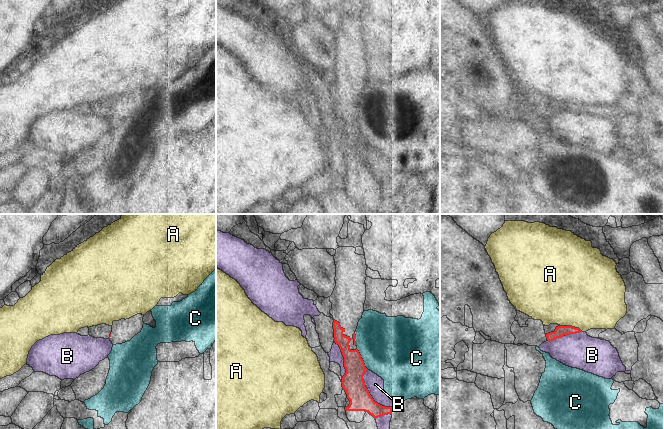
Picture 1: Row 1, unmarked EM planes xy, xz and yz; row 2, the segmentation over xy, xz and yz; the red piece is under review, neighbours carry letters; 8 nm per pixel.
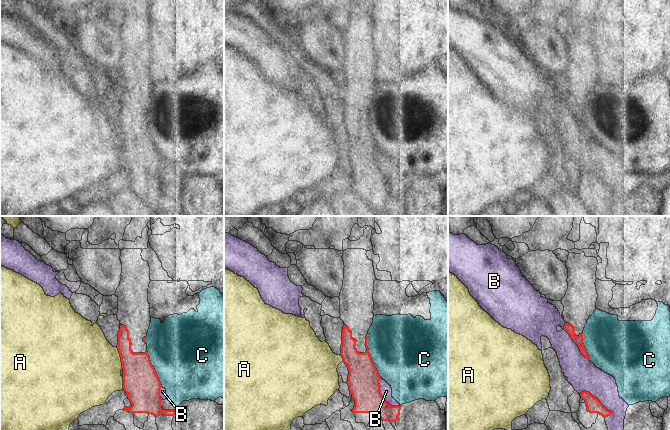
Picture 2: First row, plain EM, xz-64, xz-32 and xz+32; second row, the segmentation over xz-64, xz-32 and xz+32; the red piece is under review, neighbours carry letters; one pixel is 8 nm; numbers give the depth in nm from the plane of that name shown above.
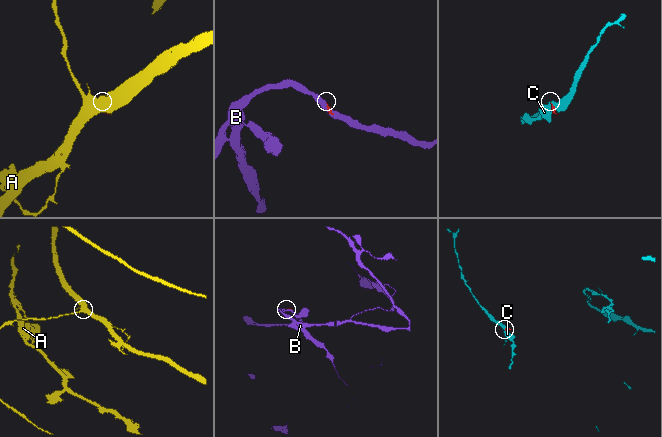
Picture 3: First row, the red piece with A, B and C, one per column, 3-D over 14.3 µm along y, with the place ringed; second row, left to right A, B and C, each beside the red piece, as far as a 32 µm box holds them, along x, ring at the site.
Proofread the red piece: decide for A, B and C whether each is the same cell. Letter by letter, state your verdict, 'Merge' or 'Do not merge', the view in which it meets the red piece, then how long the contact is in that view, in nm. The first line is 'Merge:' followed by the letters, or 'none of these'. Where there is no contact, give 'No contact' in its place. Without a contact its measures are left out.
Merge: none of these
A: Do not merge. Touches red in yz. Shared border 190 nm
B: Do not merge. Touches red in xz. Shared border 380 nm
C: Do not merge. Touches red in xz. Shared border 190 nm.

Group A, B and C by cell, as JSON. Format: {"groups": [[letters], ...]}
{"groups": [["A"], ["B"], ["C"]]}

